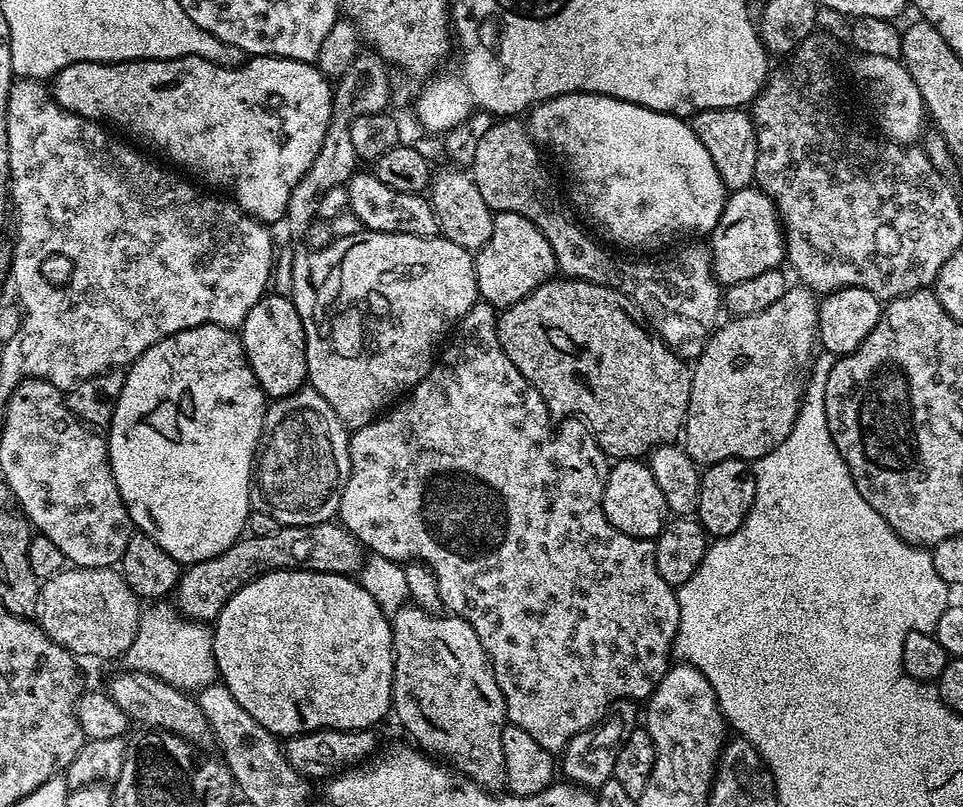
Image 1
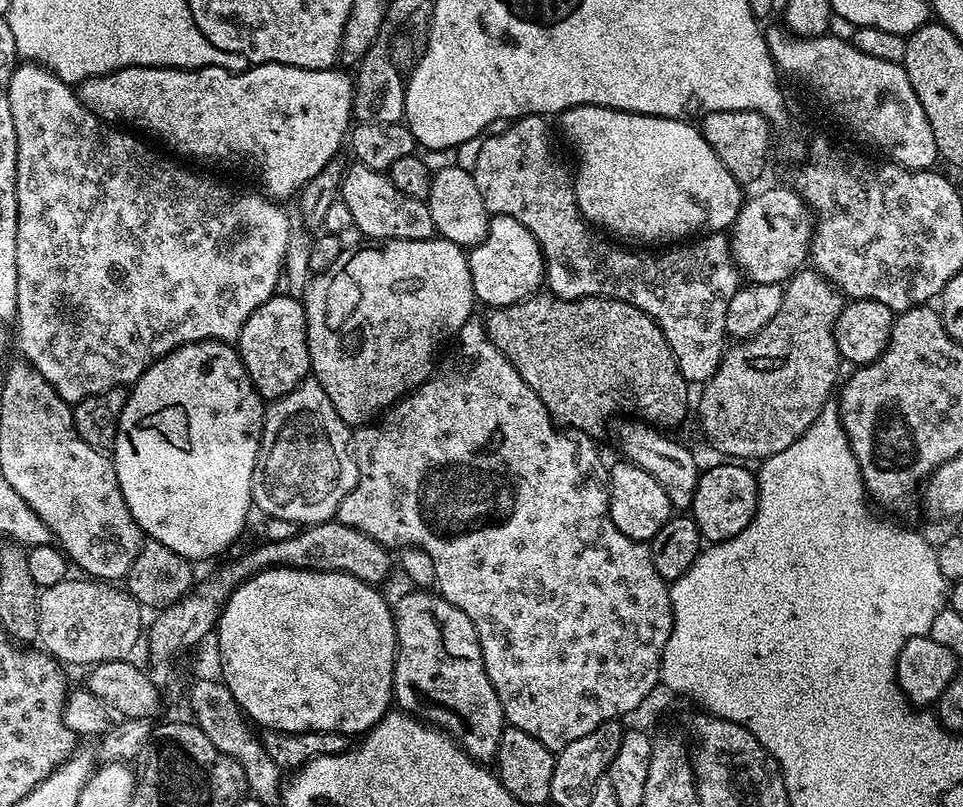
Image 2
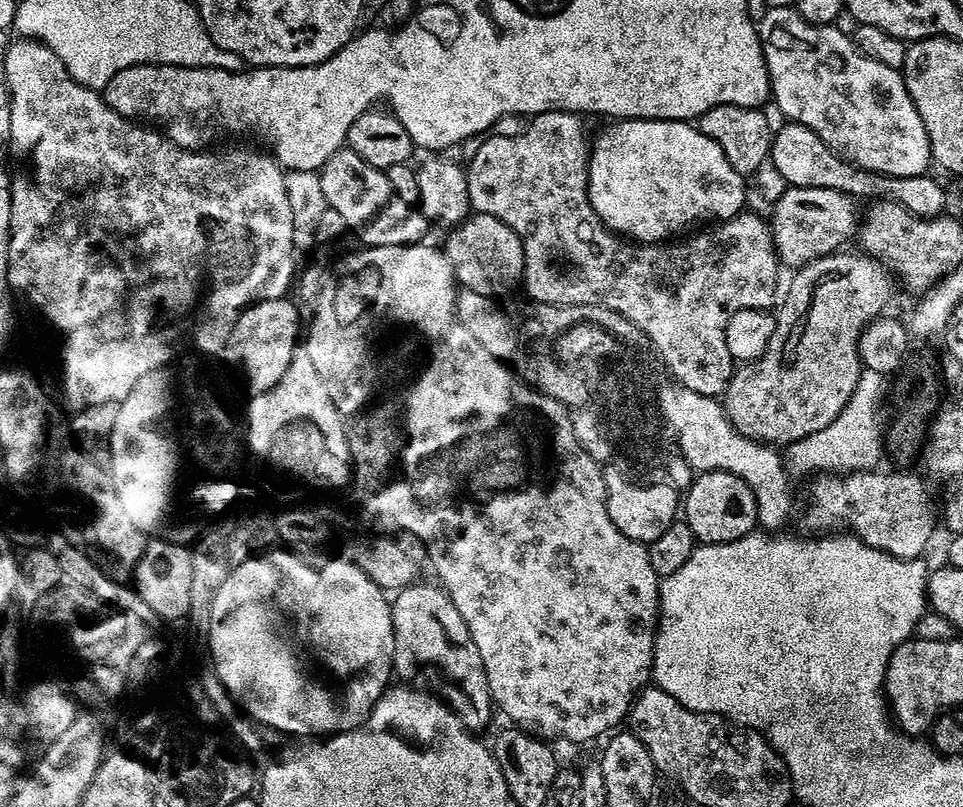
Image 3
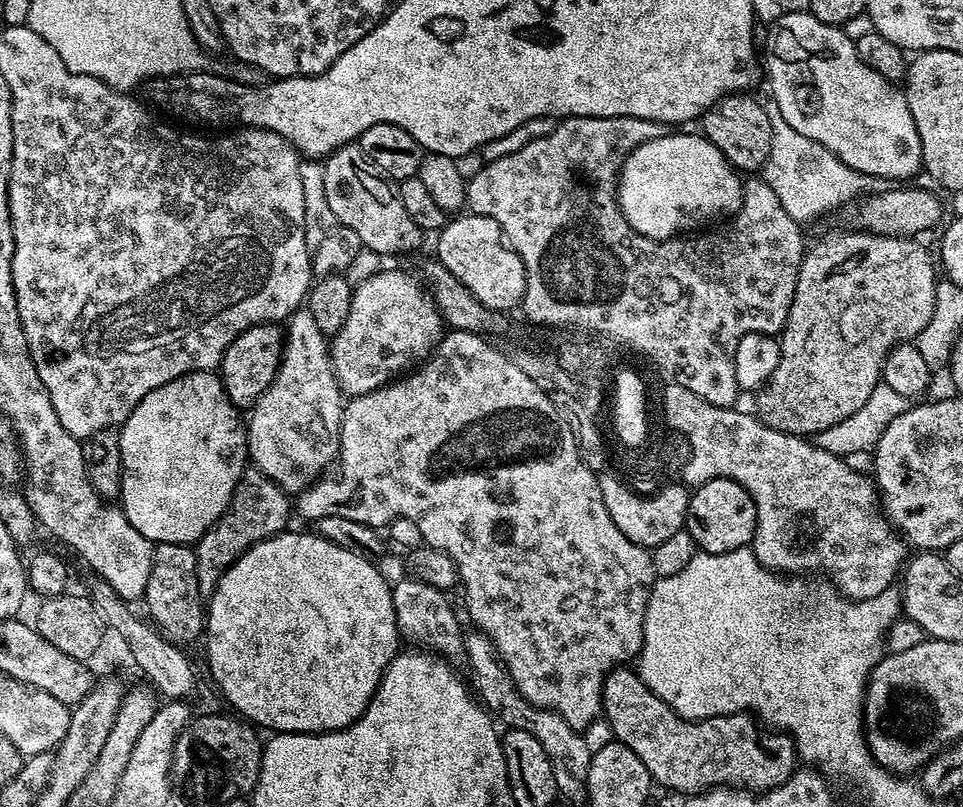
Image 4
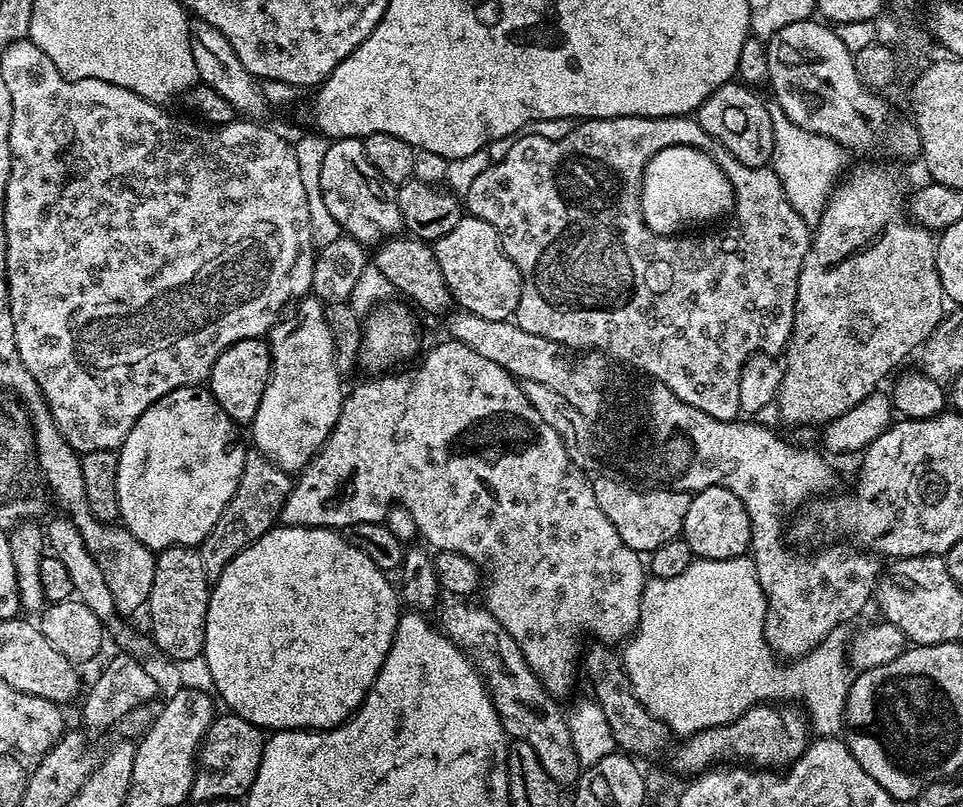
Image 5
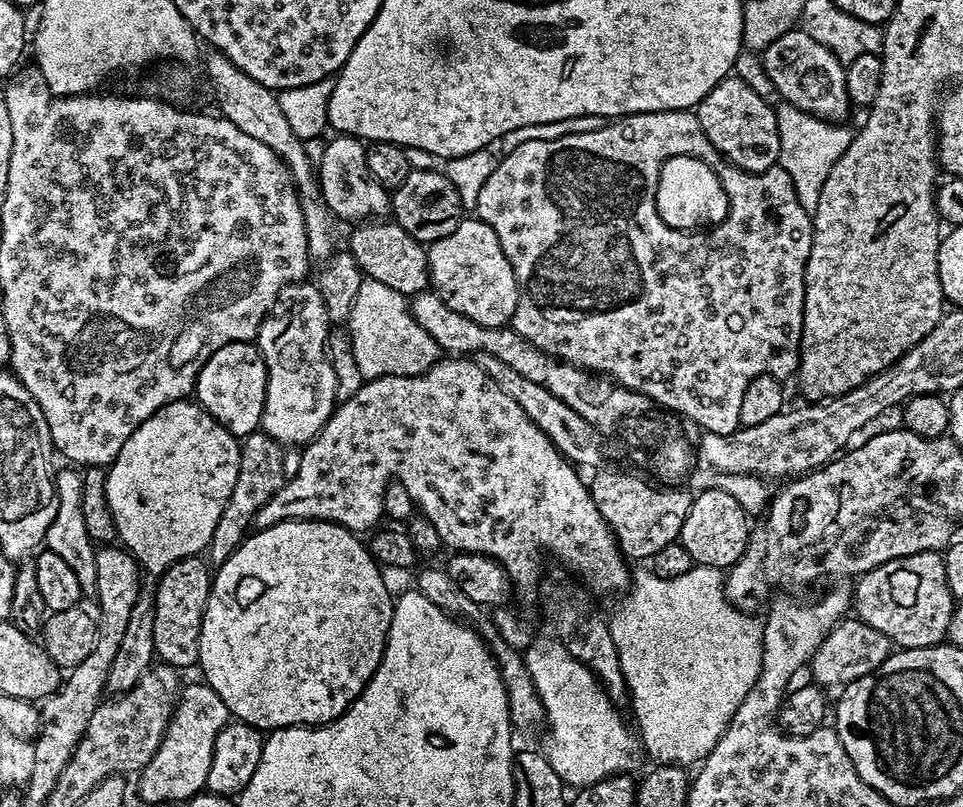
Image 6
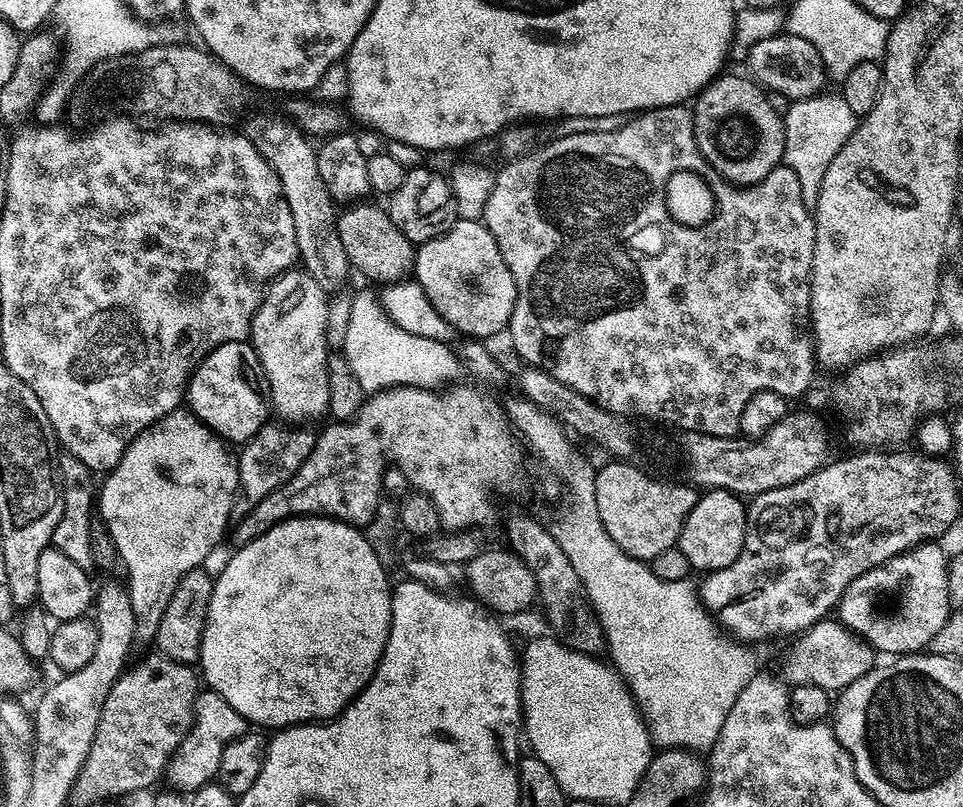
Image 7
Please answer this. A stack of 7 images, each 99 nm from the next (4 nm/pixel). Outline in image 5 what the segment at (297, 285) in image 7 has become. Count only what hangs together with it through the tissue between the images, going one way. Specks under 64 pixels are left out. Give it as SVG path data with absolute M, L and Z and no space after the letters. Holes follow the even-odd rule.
M304 298L295 305L296 313L293 316L285 315L277 320L276 325L272 327L270 333L270 347L272 350L272 372L268 375L268 385L262 394L262 402L258 402L258 414L254 414L250 425L252 431L252 440L255 451L261 452L263 456L273 460L284 472L289 474L299 474L304 471L309 462L316 457L320 447L330 438L330 434L334 430L334 426L340 417L340 407L344 405L345 389L340 389L342 377L336 368L334 362L334 338L330 338L330 326L326 326L326 318L324 317L324 304L316 298Z

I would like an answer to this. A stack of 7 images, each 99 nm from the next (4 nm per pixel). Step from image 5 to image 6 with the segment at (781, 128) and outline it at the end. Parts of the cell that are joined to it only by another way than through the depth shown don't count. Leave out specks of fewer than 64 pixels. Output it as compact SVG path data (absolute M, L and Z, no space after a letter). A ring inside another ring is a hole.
M787 102L778 104L776 121L779 130L779 167L784 168L794 182L799 204L809 214L814 213L822 186L825 185L835 162L849 148L853 131L844 128L845 125L821 120L820 117L804 112Z

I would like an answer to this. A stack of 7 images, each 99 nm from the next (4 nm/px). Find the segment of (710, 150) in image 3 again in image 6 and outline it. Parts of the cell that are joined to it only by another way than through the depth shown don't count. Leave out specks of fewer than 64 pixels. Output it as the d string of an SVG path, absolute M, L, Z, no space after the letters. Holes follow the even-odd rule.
M672 156L662 166L656 187L656 209L662 222L671 228L685 230L704 230L709 226L721 224L728 217L728 195L722 190L722 182L706 161L689 156Z

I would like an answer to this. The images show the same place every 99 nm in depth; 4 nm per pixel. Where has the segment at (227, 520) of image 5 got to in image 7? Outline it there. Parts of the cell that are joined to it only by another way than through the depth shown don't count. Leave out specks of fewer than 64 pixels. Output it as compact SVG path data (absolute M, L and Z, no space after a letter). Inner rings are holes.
M292 422L272 423L263 424L256 435L247 441L238 452L239 495L242 497L243 503L245 500L245 505L248 506L262 502L262 498L266 498L266 494L278 490L278 486L286 483L300 468L300 464L306 462L306 458L316 445L317 433L308 429L311 427L297 426Z

